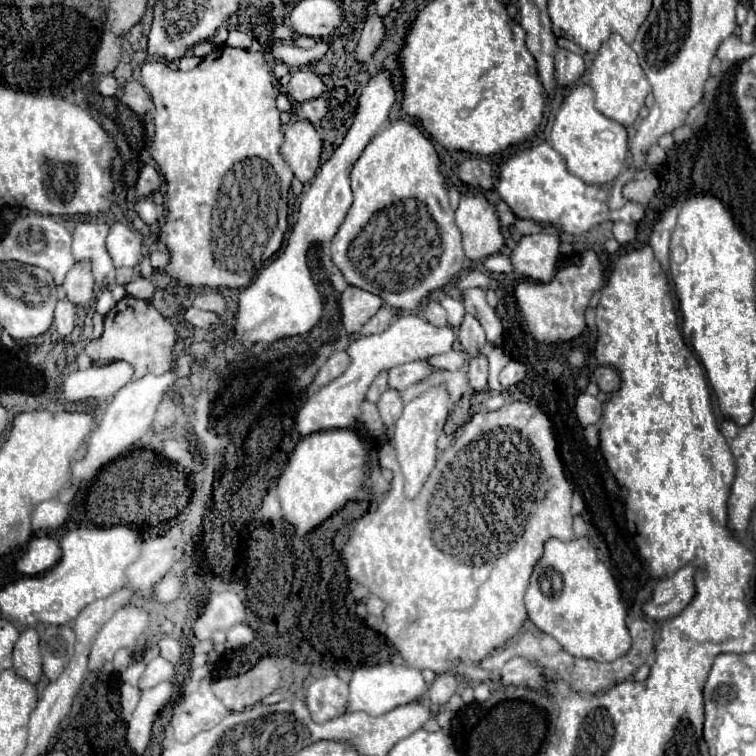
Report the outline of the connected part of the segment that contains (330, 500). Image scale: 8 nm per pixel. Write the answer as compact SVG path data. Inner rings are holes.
M350 429L318 431L304 437L276 483L276 495L282 507L282 517L294 527L296 537L304 537L318 525L322 525L332 513L340 511L348 499L366 485L364 475L366 449L358 435Z

